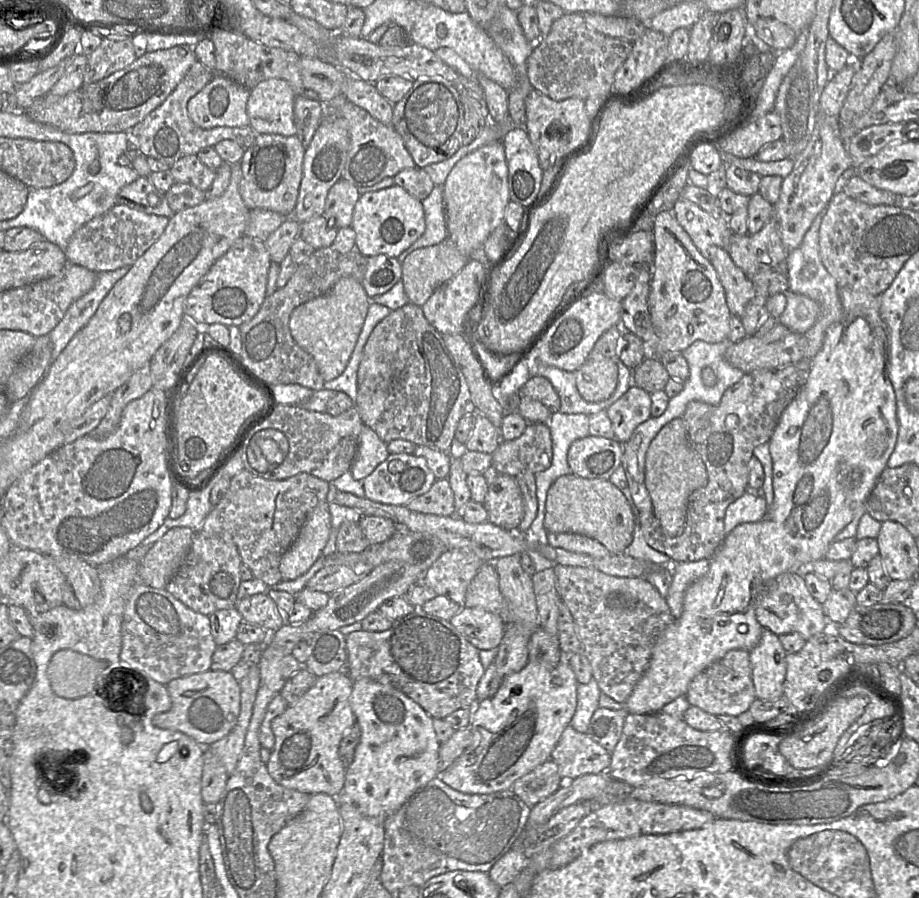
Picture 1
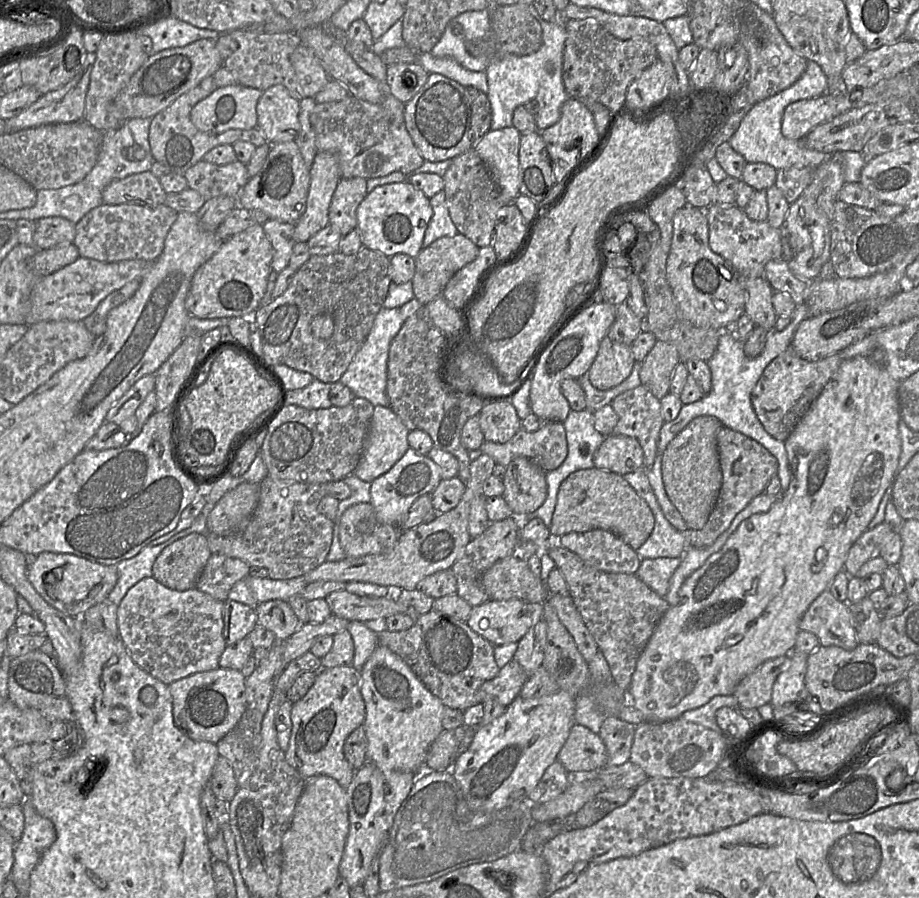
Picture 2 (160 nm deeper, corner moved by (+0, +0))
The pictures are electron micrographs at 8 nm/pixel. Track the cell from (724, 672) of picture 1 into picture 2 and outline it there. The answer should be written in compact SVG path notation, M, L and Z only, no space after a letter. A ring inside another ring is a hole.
M787 656L767 660L737 685L733 696L739 709L758 709L770 703L777 676L786 669Z

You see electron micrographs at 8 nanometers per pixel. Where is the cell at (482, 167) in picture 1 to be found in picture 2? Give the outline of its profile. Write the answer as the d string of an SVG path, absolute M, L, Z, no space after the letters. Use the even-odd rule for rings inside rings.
M513 126L489 130L473 146L499 186L504 203L514 203L520 195L520 137Z

